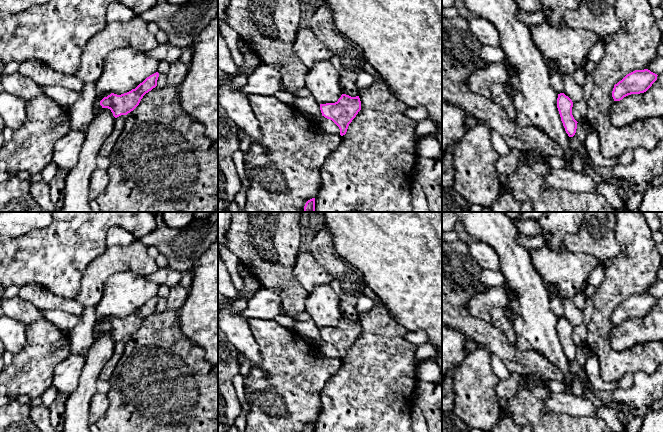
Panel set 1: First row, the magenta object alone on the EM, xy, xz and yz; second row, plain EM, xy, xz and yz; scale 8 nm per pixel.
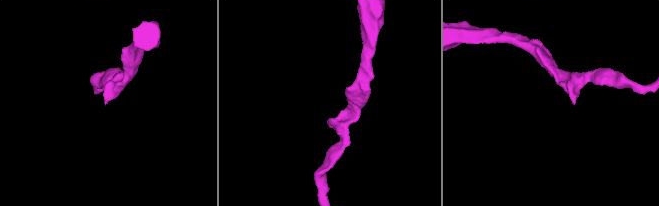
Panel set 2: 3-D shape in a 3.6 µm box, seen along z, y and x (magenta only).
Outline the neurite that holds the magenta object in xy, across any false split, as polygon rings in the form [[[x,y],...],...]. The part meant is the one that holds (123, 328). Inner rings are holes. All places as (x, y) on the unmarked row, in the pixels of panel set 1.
[[[156,296],[147,301],[135,313],[117,319],[111,317],[100,325],[102,332],[108,332],[113,337],[115,342],[121,339],[127,339],[133,335],[140,327],[143,320],[157,310],[159,297]]]

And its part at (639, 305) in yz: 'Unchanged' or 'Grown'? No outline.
Unchanged

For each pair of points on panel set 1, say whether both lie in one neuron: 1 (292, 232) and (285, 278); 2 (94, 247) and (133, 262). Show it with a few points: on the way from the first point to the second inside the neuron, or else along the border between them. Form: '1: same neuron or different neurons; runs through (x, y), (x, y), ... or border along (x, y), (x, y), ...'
1: same neuron; runs through (285, 243), (285, 267)
2: different neurons; border along (106, 247), (86, 266)

